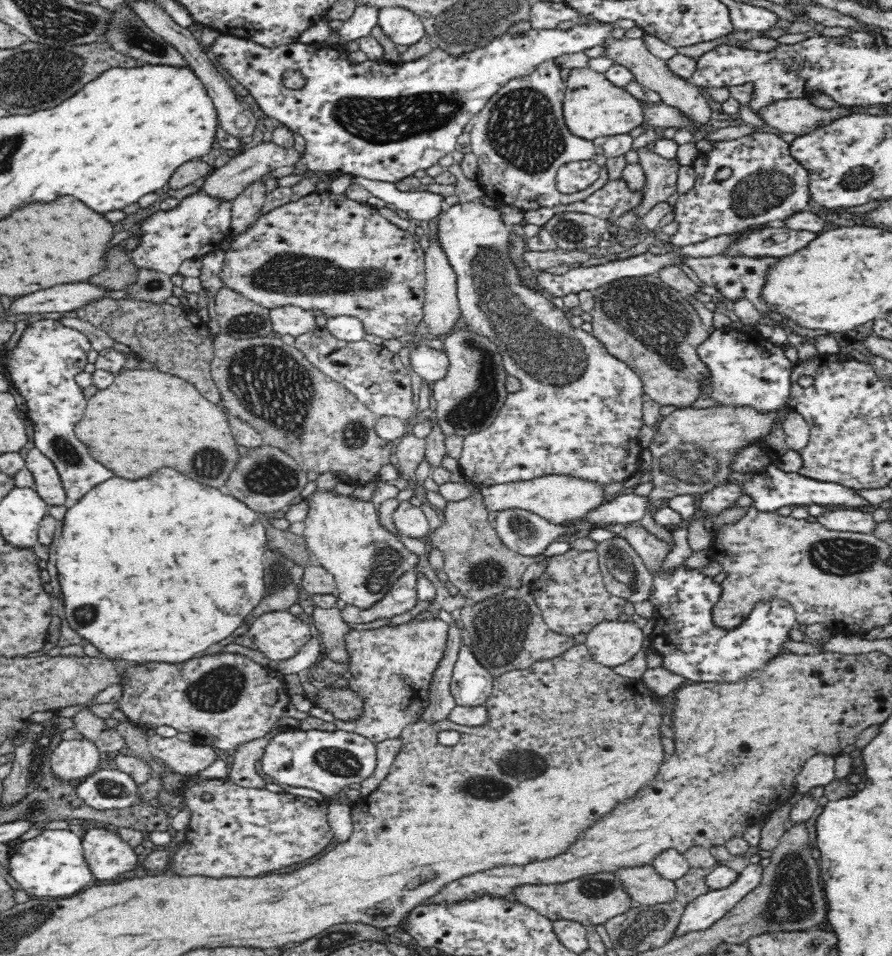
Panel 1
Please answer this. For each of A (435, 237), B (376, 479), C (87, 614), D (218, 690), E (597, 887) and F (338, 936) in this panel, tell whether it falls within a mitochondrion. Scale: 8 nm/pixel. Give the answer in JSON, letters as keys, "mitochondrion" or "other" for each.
{"A":"other","B":"other","C":"mitochondrion","D":"mitochondrion","E":"mitochondrion","F":"mitochondrion"}

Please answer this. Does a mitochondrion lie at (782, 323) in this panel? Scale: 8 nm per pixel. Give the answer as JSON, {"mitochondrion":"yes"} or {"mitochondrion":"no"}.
{"mitochondrion":"no"}

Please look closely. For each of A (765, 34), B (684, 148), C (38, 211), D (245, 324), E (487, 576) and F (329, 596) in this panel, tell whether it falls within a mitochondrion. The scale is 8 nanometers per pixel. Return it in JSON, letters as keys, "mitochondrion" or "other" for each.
{"A":"other","B":"other","C":"other","D":"mitochondrion","E":"mitochondrion","F":"other"}

